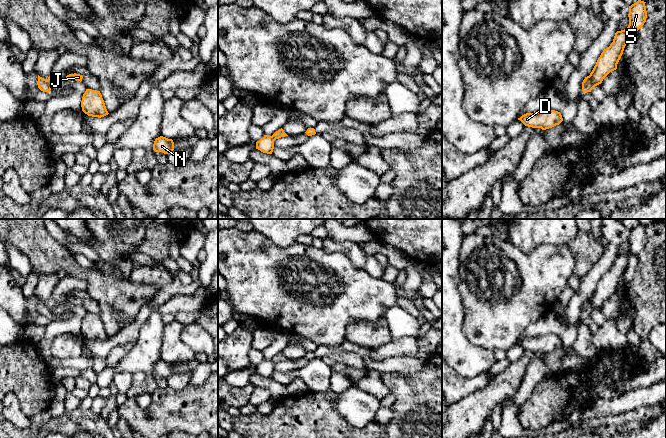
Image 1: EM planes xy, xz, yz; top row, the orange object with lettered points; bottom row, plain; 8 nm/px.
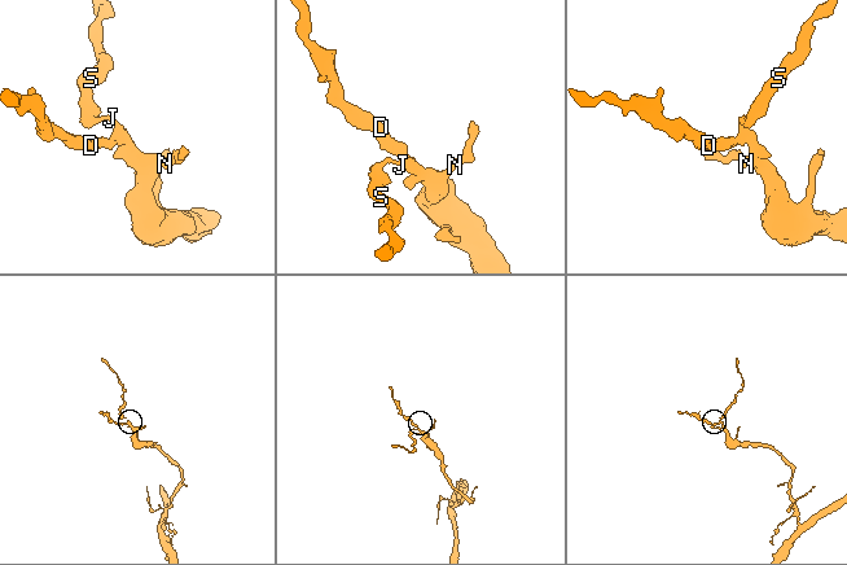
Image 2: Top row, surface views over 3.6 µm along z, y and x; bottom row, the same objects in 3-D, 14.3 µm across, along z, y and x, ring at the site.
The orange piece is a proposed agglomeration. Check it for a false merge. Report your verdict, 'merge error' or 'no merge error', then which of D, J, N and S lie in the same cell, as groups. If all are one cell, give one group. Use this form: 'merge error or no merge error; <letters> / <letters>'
merge error; D J N / S

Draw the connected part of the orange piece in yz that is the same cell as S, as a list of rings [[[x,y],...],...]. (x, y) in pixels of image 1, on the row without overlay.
[[[638,224],[629,230],[629,249],[626,253],[615,257],[613,266],[603,274],[596,289],[589,299],[588,305],[582,310],[583,316],[591,314],[602,307],[603,303],[617,293],[617,288],[623,278],[631,255],[638,255],[646,246],[647,235],[644,225]]]

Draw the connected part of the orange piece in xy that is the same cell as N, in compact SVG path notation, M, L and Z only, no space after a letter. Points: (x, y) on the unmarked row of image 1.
M160 360L155 363L153 368L153 374L155 376L162 376L164 378L168 378L169 376L174 374L174 366L172 363Z

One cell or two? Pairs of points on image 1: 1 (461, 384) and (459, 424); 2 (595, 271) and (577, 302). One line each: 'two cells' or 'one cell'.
1: two cells
2: one cell

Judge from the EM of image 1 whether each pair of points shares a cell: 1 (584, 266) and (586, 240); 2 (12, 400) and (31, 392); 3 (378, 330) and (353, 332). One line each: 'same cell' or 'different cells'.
1: same cell
2: different cells
3: same cell

